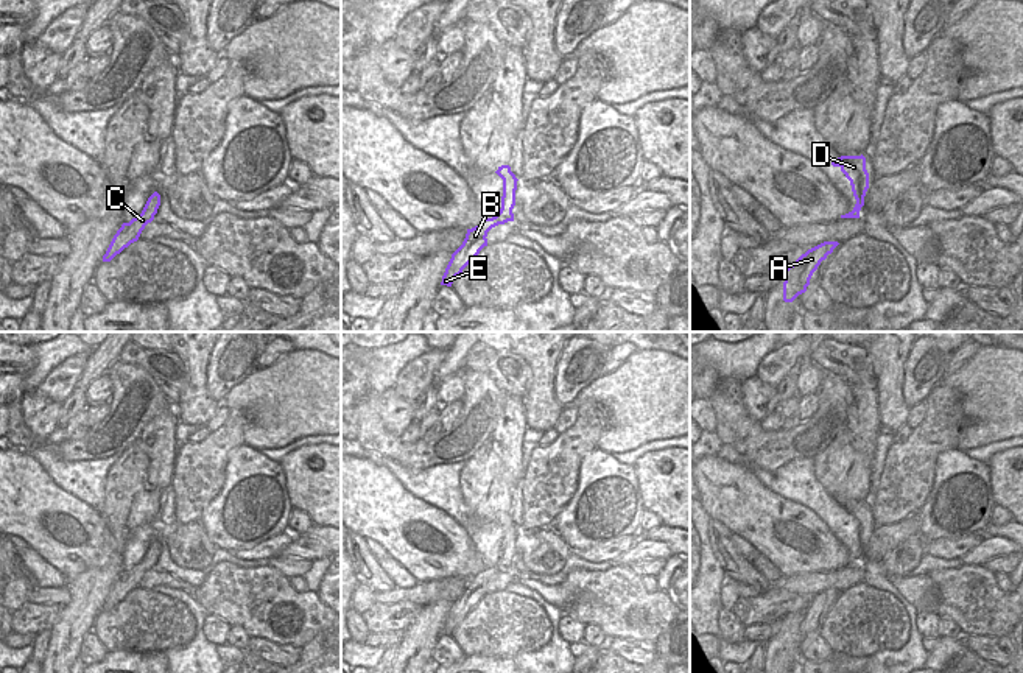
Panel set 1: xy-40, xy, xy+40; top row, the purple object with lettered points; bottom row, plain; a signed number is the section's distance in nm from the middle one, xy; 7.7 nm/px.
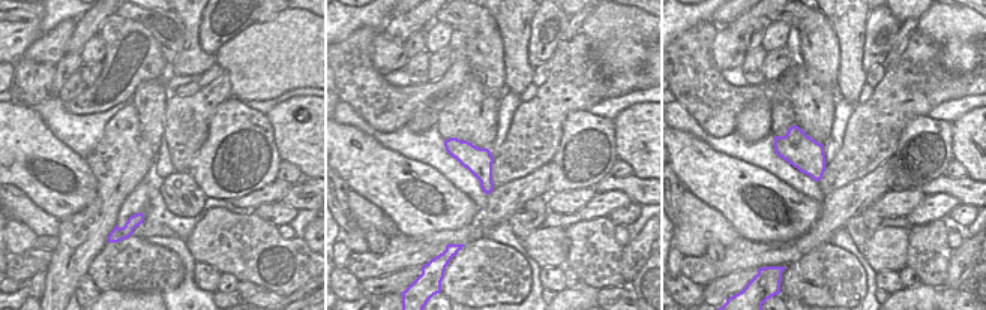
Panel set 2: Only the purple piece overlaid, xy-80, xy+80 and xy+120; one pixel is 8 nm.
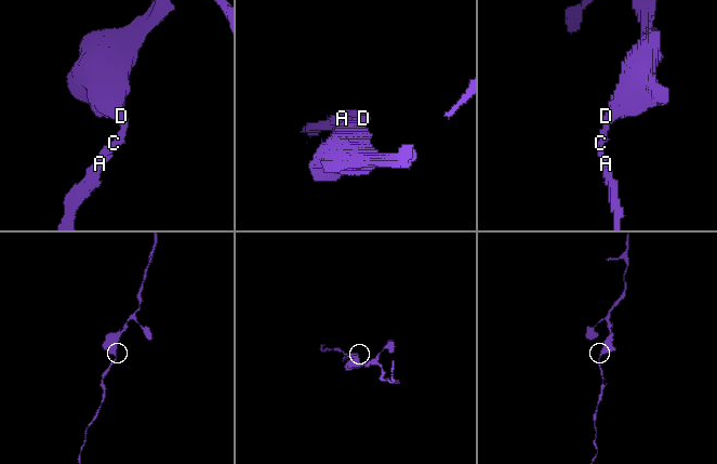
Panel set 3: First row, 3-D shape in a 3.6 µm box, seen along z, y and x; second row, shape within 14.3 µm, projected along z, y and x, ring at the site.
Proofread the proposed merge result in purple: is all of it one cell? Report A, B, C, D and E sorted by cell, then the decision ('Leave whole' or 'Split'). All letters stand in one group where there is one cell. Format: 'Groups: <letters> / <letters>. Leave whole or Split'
Groups: A B C D E. Leave whole

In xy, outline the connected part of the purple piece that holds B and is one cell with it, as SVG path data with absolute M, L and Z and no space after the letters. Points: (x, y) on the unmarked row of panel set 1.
M501 514L495 520L503 528L501 558L492 567L484 567L478 575L467 578L462 594L452 603L445 617L441 634L452 636L453 629L462 618L487 595L487 581L508 570L514 570L512 558L515 555L517 527L509 514Z

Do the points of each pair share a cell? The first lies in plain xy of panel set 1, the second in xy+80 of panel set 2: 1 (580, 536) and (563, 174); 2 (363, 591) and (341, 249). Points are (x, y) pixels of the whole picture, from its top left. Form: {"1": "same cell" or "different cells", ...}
{"1": "same cell", "2": "same cell"}

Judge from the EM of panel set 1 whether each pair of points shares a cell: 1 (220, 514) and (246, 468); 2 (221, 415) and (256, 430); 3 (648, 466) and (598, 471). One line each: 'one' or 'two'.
1: one
2: two
3: two

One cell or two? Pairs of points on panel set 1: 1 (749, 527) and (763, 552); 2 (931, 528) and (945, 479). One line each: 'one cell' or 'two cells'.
1: one cell
2: one cell

